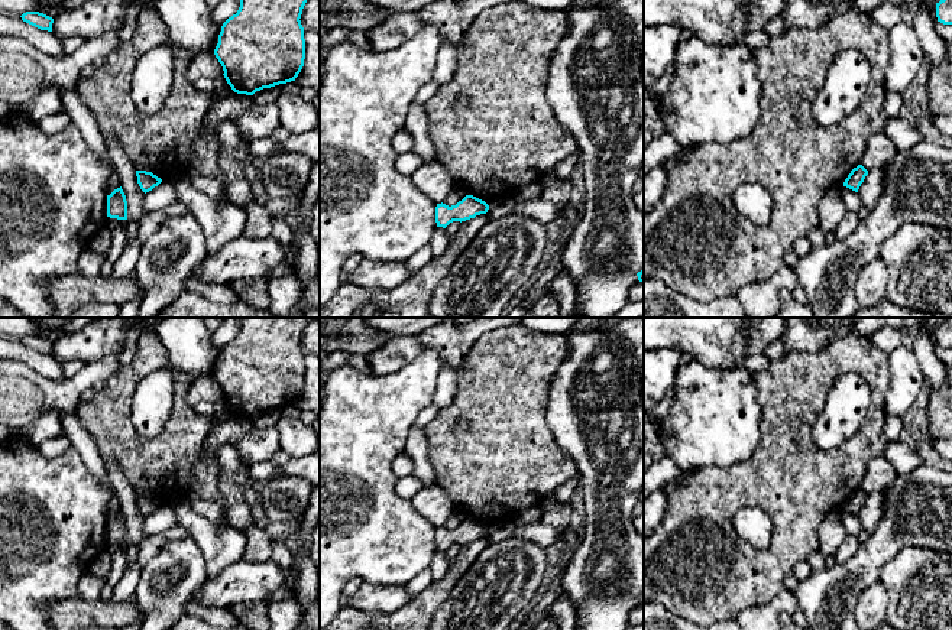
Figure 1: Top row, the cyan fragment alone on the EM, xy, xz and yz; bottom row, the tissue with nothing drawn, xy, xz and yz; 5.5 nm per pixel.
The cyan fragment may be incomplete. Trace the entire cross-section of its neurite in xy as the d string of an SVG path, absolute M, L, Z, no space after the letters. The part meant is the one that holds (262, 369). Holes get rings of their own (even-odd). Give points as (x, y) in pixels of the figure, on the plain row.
M239 318L240 331L218 358L214 379L237 418L295 405L304 390L301 338L314 318Z

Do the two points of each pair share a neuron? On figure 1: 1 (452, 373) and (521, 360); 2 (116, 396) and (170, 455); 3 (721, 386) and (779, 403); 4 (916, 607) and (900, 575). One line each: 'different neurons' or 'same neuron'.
1: different neurons
2: same neuron
3: different neurons
4: same neuron

